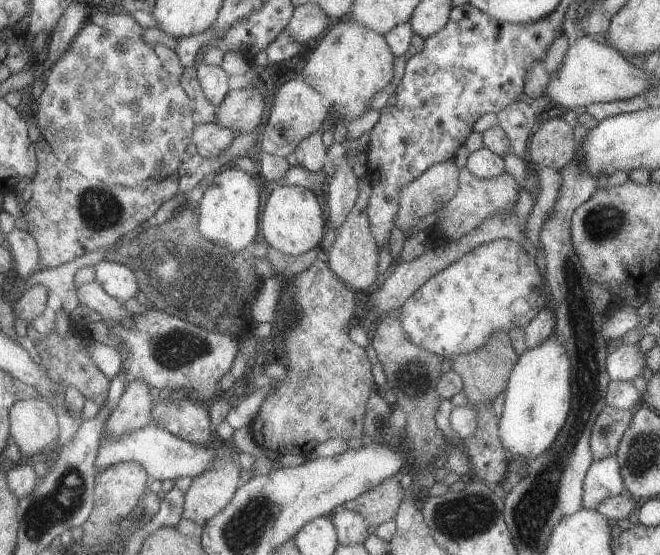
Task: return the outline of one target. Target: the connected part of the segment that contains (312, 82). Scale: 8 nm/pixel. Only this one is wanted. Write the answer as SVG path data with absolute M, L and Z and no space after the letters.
M346 16L325 30L325 36L308 56L300 78L324 96L333 115L350 121L367 112L374 94L393 78L393 58L383 35Z

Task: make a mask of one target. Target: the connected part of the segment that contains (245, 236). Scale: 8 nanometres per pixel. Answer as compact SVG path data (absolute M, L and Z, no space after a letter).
M233 167L232 169L220 169L209 177L209 184L205 192L202 192L202 199L199 201L196 210L198 212L198 232L203 238L225 247L230 251L240 251L250 248L259 232L259 190L261 183L244 171Z

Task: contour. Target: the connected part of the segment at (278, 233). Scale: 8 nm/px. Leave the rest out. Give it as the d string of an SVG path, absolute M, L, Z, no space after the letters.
M278 185L271 188L263 212L261 212L261 236L269 247L277 249L286 255L297 256L311 249L319 249L323 233L327 230L323 220L323 210L319 200L312 191L299 185Z

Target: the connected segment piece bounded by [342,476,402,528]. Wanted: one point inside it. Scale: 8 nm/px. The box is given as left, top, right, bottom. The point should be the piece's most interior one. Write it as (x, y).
(376, 505)

